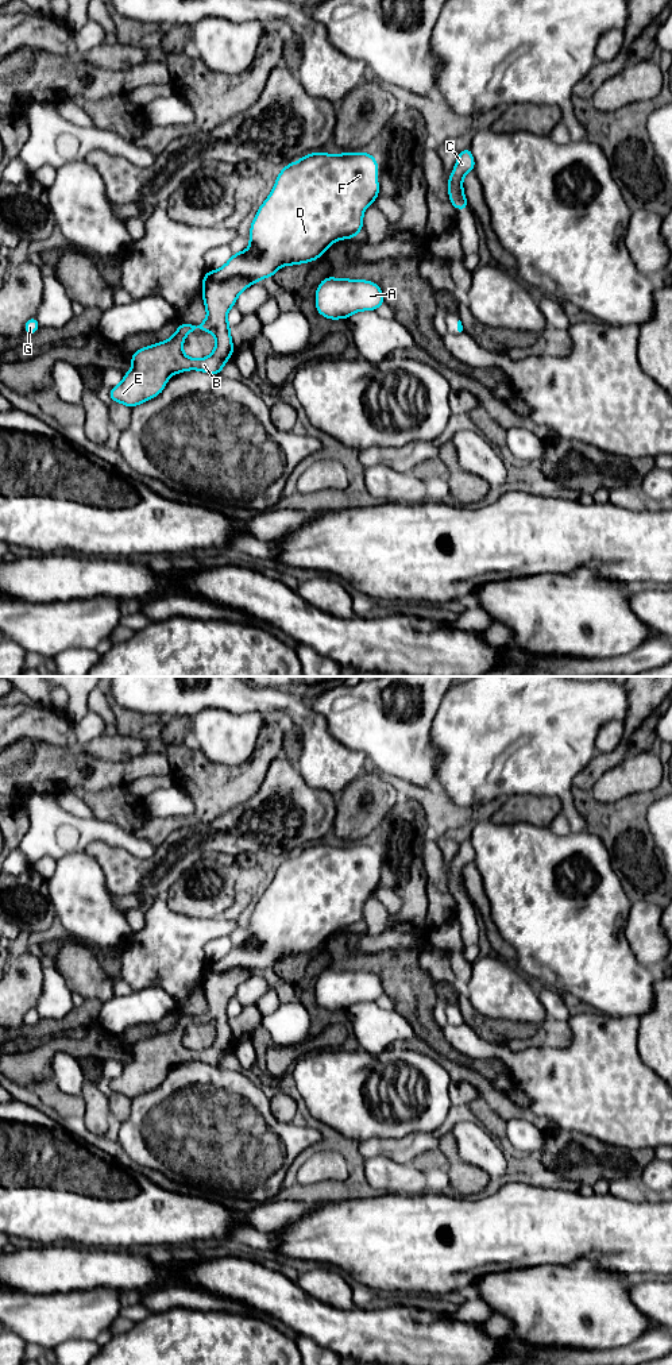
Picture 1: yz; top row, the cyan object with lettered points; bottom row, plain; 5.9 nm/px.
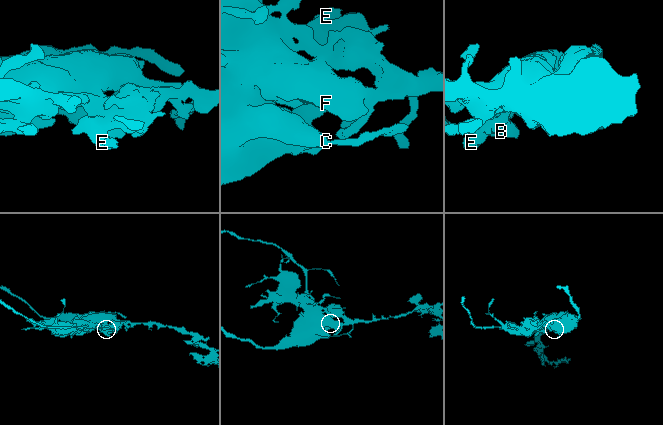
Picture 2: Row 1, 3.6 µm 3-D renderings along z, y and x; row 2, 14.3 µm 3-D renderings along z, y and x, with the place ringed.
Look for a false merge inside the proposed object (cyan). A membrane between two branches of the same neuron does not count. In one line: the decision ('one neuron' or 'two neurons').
two neurons

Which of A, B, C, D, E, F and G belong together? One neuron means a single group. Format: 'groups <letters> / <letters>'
groups A C D F G / B E

